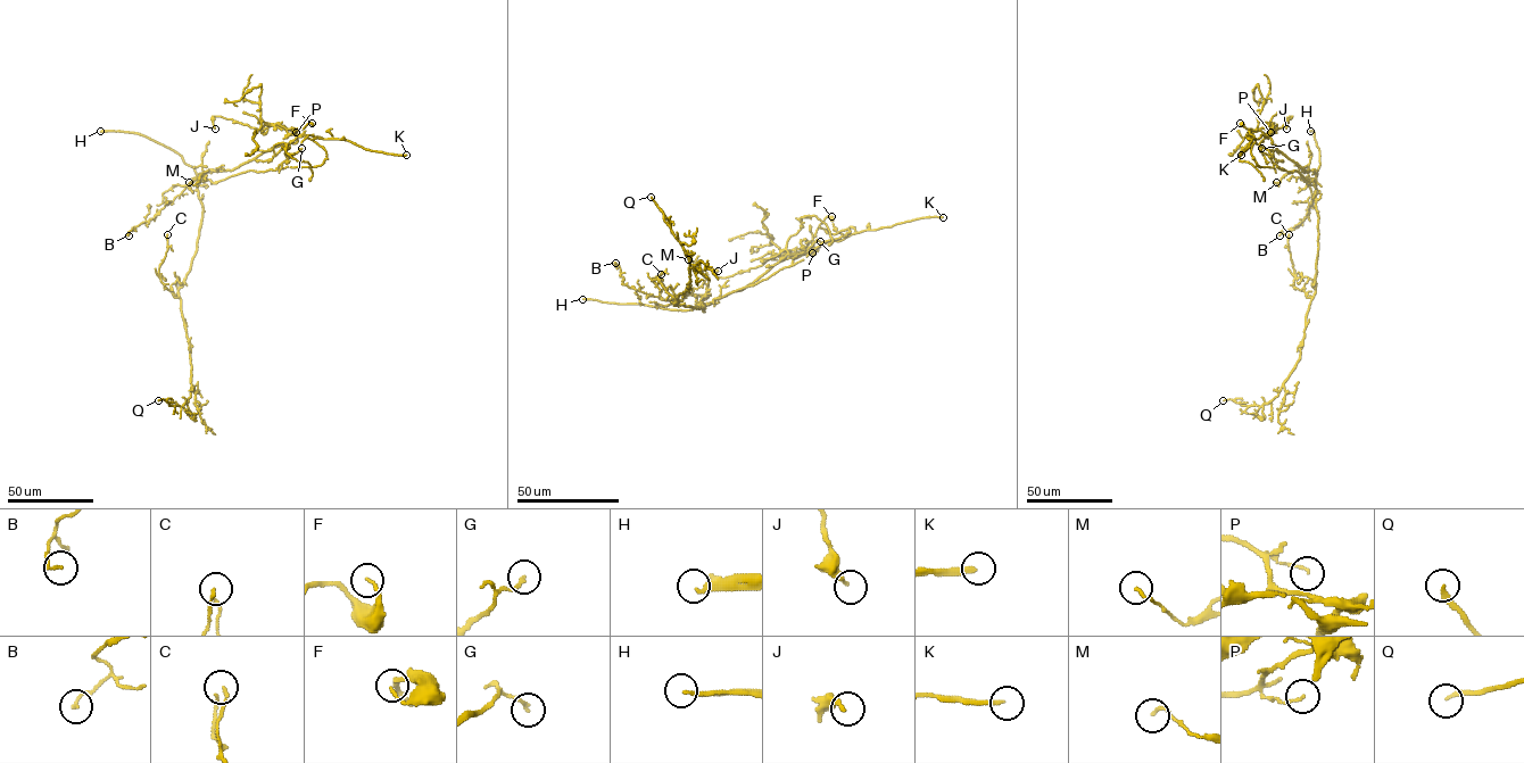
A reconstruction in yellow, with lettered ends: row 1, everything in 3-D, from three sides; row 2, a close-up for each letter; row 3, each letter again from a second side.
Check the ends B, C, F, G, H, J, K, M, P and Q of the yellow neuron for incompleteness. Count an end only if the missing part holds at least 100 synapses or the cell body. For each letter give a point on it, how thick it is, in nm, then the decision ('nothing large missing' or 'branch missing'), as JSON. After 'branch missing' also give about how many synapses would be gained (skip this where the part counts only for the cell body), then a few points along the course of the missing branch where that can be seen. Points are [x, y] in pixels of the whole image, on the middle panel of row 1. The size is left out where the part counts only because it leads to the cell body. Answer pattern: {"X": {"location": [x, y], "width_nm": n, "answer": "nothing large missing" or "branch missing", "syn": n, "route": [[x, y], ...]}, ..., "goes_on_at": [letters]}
{"B": {"location": [615, 263], "width_nm": 100, "answer": "nothing large missing"}, "C": {"location": [661, 274], "width_nm": 140, "answer": "nothing large missing"}, "F": {"location": [831, 216], "width_nm": 120, "answer": "nothing large missing"}, "G": {"location": [820, 241], "width_nm": 150, "answer": "nothing large missing"}, "H": {"location": [582, 299], "width_nm": 200, "answer": "branch missing", "route": [[582, 299], [566, 296], [560, 287]]}, "J": {"location": [718, 271], "width_nm": 240, "answer": "nothing large missing"}, "K": {"location": [943, 217], "width_nm": 240, "answer": "branch missing", "syn": 190}, "M": {"location": [688, 259], "width_nm": 140, "answer": "nothing large missing"}, "P": {"location": [812, 253], "width_nm": 120, "answer": "nothing large missing"}, "Q": {"location": [651, 197], "width_nm": 200, "answer": "nothing large missing"}, "goes_on_at": ["H", "K"]}

